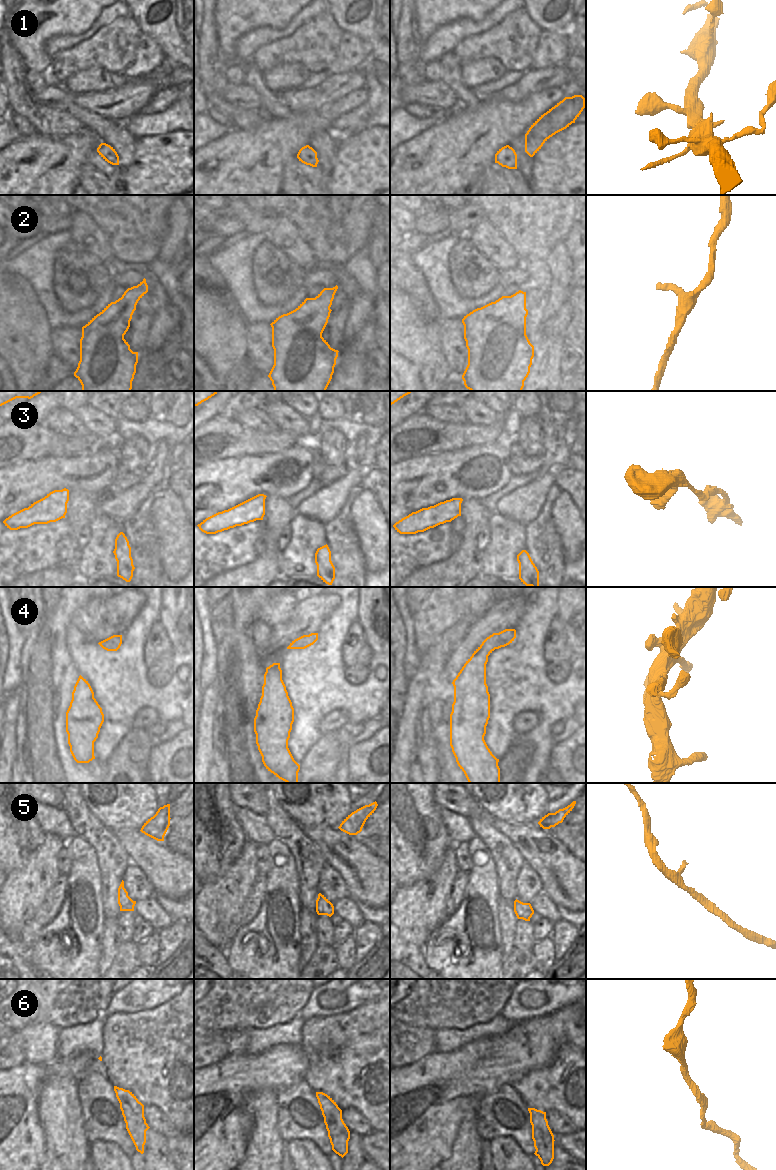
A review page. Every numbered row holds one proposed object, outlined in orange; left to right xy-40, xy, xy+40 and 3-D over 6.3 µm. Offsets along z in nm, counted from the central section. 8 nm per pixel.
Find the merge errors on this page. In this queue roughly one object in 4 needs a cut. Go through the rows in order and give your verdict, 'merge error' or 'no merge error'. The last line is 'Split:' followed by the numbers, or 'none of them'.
1: no merge error
2: no merge error
3: no merge error
4: no merge error
5: no merge error
6: no merge error
Split: none of them

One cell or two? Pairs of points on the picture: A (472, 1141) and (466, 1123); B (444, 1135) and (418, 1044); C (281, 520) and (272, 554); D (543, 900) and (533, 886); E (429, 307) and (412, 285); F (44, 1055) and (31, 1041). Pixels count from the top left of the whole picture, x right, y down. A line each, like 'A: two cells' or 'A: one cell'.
A: one cell
B: two cells
C: one cell
D: two cells
E: one cell
F: one cell

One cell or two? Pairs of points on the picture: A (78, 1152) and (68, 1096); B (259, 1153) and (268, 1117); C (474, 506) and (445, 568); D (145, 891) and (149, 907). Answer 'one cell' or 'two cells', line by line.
A: one cell
B: one cell
C: one cell
D: two cells

